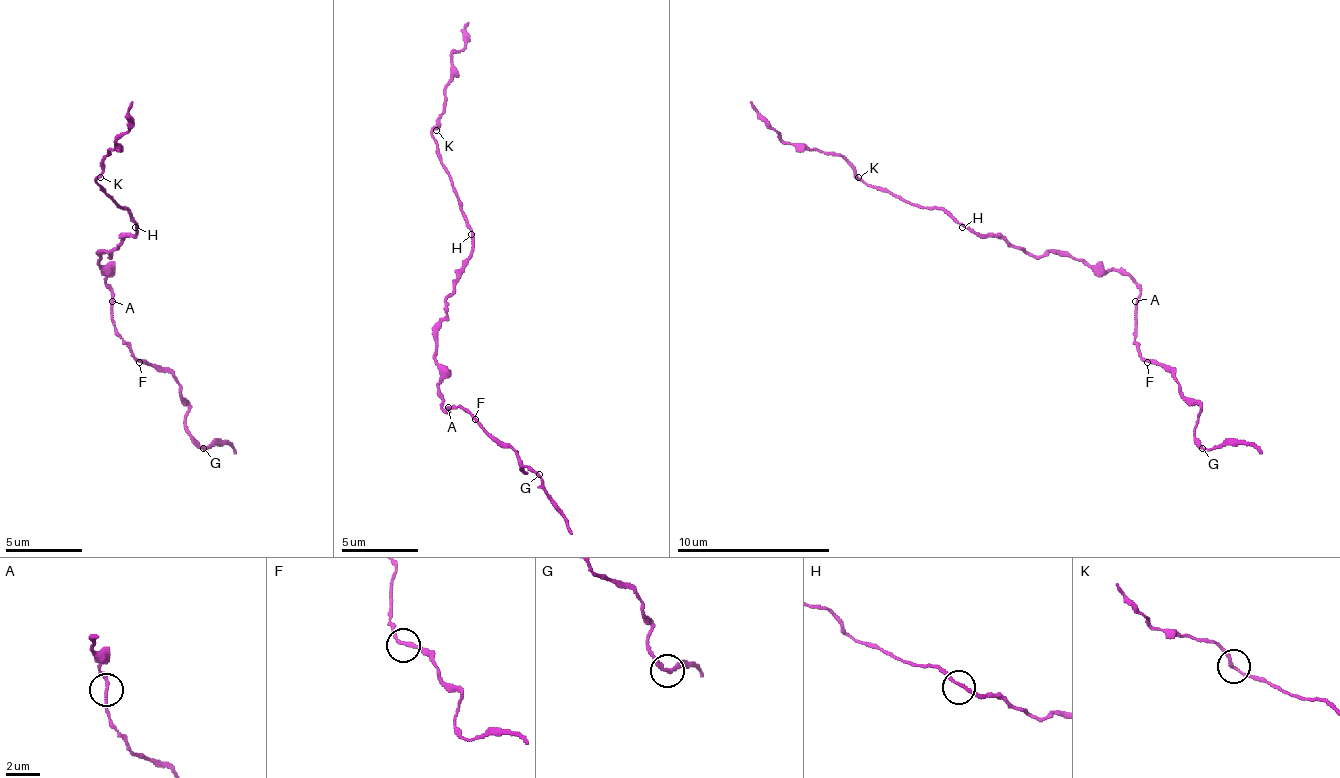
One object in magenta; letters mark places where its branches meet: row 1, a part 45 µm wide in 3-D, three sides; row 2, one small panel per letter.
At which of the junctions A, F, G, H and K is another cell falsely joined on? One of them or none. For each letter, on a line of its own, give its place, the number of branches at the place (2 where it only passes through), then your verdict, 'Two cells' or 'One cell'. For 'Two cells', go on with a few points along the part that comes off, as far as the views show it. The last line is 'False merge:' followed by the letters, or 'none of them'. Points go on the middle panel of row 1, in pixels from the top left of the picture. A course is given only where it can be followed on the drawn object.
A: Place: (448, 407). Branches: 2. One cell
F: Place: (475, 419). Branches: 2. One cell
G: Place: (539, 474). Branches: 2. One cell
H: Place: (471, 234). Branches: 2. One cell
K: Place: (436, 130). Branches: 2. One cell
False merge: none of them

